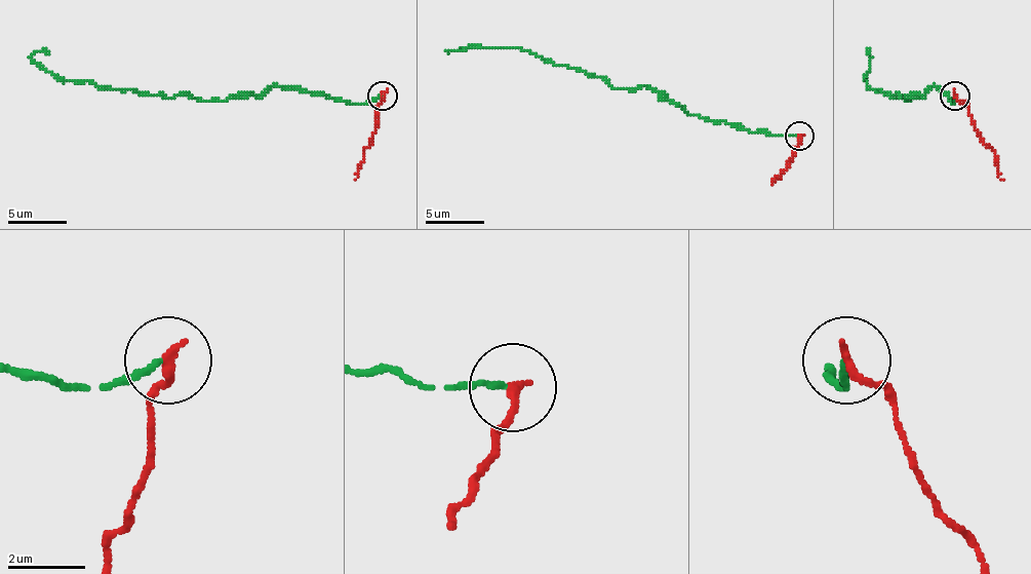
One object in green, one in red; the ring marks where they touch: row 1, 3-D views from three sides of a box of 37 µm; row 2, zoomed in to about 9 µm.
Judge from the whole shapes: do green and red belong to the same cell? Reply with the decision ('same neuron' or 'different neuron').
different neuron

